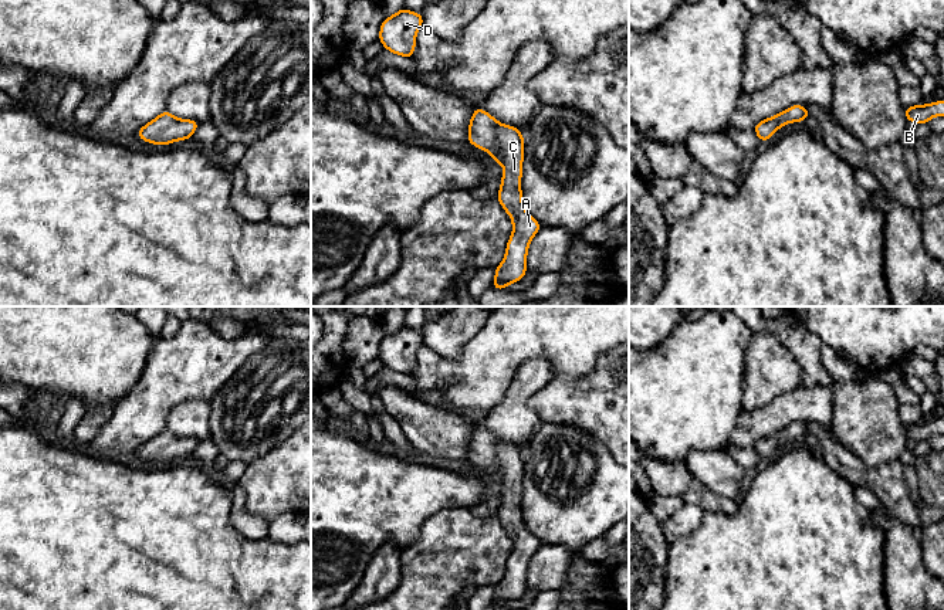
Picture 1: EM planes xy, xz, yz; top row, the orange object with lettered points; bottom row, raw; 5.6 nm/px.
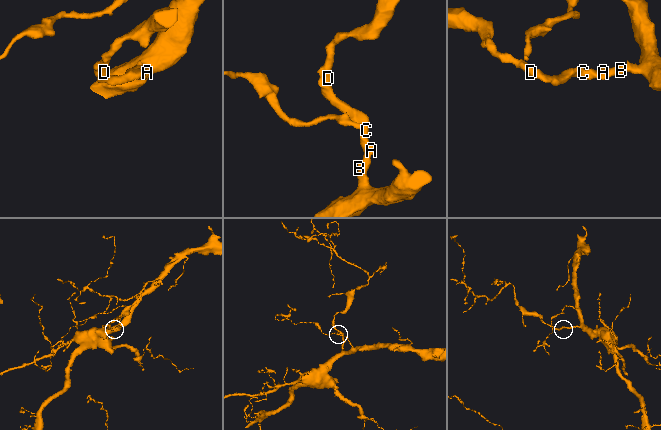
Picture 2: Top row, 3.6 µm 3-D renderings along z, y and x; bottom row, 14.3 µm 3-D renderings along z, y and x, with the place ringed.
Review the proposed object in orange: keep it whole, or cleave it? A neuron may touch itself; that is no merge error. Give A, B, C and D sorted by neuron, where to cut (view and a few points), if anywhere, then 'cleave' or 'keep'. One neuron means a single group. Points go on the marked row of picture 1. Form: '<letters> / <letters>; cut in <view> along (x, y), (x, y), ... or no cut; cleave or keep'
A B C D; no cut; keep

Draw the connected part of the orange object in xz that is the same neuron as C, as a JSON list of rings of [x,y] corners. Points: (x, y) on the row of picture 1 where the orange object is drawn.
[[[476,108],[468,123],[467,140],[491,153],[493,162],[501,163],[504,169],[497,199],[512,220],[512,234],[503,262],[495,267],[493,288],[505,289],[507,285],[524,278],[528,245],[541,228],[522,204],[524,135],[511,125],[501,125],[483,108]]]

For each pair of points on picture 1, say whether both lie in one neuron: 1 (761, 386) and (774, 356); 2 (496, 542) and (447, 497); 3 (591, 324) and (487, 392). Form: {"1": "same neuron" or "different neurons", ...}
{"1": "same neuron", "2": "different neurons", "3": "same neuron"}

